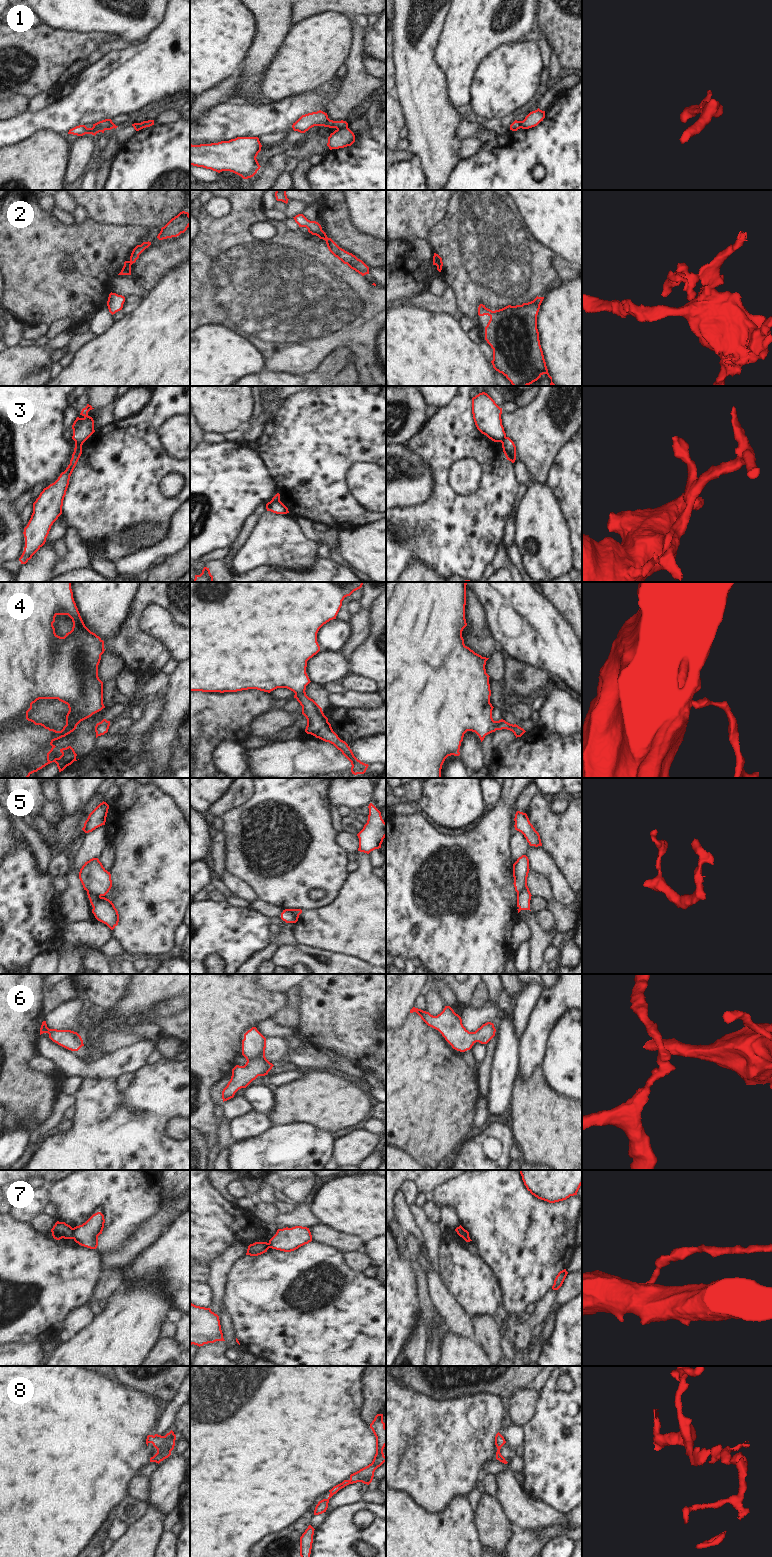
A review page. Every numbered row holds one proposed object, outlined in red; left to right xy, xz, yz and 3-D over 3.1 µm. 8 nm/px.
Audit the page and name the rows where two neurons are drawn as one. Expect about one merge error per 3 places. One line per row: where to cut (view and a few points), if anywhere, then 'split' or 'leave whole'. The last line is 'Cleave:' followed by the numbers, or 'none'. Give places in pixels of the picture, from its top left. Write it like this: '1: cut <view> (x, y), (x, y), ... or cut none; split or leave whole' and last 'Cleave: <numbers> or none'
1: cut xz (347, 126), (337, 129); split
2: cut xy (129, 261), (132, 263); split
3: cut xy (75, 441), (82, 443); split
4: cut none; leave whole
5: cut xy (87, 891), (100, 896); split
6: cut none; leave whole
7: cut xy (72, 1228), (73, 1238); split
8: cut none; leave whole
Cleave: 1, 2, 3, 5, 7

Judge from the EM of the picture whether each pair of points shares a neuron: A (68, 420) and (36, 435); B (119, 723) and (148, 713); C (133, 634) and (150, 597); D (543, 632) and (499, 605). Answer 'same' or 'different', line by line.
A: different
B: different
C: same
D: same

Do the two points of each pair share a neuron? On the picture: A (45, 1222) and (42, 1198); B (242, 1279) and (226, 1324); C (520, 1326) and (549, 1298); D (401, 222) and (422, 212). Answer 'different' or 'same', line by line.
A: different
B: different
C: same
D: same

